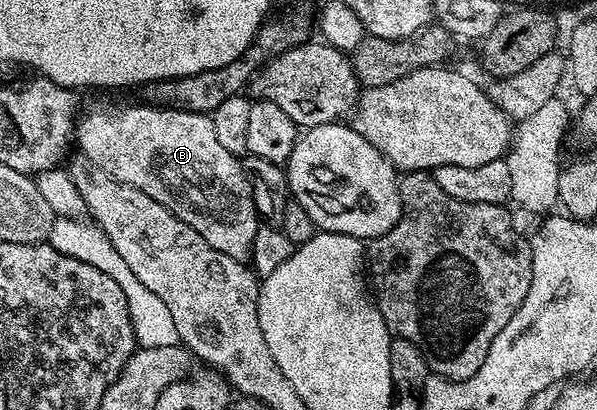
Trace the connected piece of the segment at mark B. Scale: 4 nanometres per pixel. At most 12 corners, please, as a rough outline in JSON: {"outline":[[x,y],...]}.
{"outline":[[141,102],[76,123],[91,168],[249,260],[260,220],[209,114]]}

